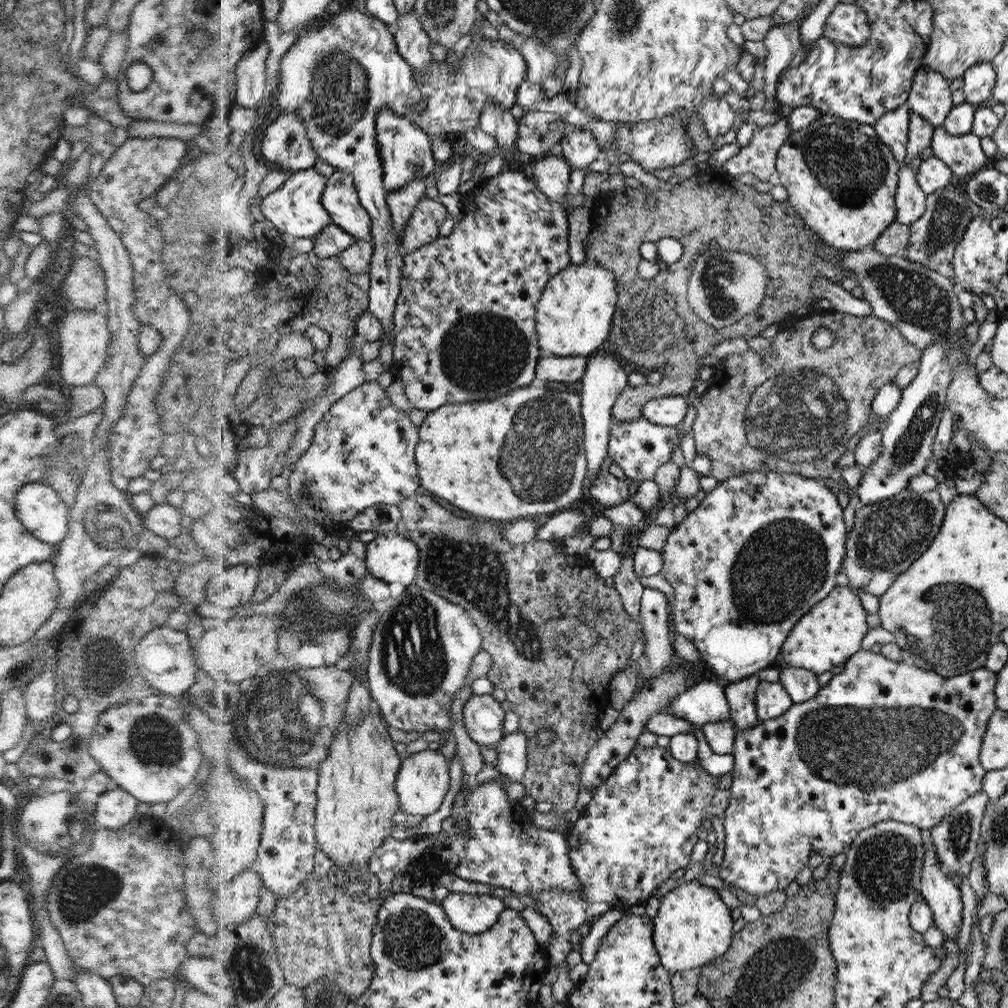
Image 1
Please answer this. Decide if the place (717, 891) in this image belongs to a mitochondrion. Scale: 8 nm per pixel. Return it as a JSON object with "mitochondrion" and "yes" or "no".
{"mitochondrion":"no"}

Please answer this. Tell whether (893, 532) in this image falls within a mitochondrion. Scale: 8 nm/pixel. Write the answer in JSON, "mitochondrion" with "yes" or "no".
{"mitochondrion":"yes"}

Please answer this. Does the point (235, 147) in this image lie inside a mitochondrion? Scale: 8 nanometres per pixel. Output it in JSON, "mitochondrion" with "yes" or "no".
{"mitochondrion":"no"}

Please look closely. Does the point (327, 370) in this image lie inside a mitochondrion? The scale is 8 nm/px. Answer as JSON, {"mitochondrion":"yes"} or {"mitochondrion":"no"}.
{"mitochondrion":"no"}

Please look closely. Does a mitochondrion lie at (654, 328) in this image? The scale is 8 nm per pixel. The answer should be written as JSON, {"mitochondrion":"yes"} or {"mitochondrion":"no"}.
{"mitochondrion":"yes"}

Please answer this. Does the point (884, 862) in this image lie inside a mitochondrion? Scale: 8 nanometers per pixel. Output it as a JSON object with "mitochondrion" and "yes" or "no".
{"mitochondrion":"yes"}

